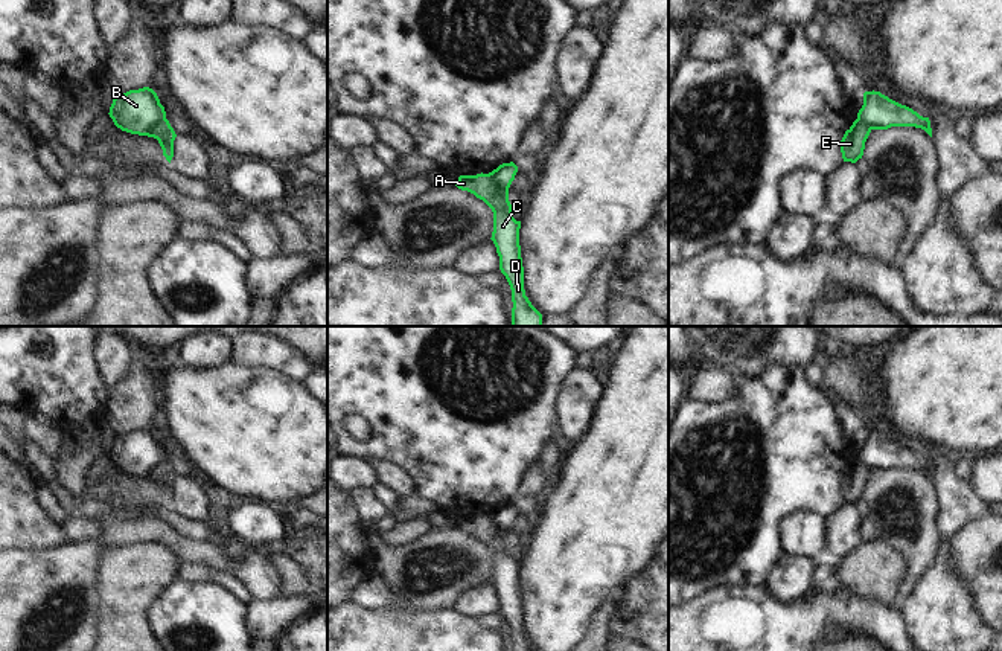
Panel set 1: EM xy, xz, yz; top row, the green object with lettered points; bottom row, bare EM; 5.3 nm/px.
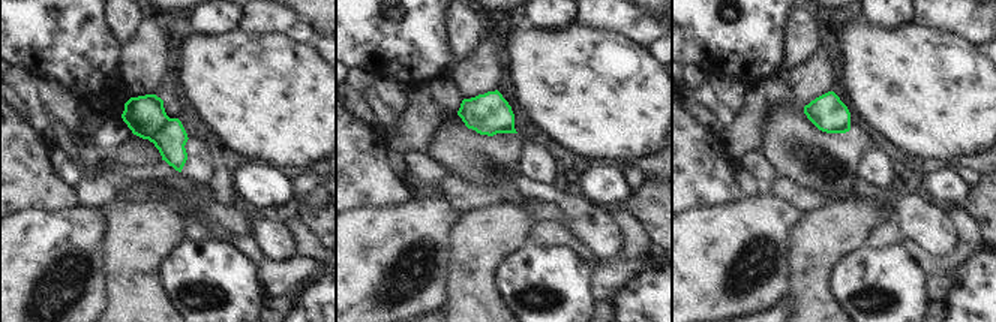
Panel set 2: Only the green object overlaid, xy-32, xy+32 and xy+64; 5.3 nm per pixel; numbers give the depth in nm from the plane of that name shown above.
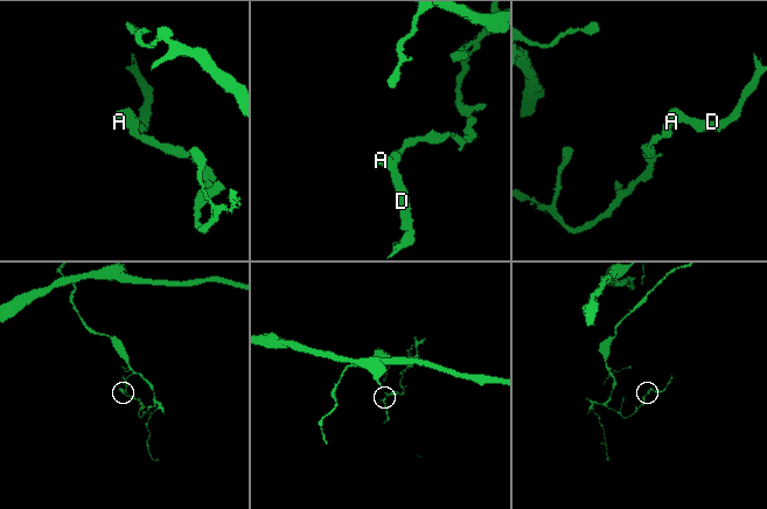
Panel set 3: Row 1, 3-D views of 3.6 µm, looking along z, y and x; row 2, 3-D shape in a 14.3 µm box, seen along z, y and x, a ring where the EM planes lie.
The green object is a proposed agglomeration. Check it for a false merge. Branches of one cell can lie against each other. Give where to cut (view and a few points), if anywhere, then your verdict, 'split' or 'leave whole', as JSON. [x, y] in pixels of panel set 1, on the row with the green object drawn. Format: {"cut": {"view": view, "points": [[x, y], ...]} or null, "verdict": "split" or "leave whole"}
{"cut": {"view": "xy", "points": [[165, 118], [156, 122], [145, 134]]}, "verdict": "split"}

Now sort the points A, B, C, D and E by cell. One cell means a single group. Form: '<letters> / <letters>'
A B C D / E

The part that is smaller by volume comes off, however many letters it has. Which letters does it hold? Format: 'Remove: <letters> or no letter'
Remove: A, B, C, D

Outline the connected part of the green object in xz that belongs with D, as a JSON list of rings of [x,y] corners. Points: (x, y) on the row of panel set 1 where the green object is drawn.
[[[489,174],[460,175],[455,186],[483,200],[493,212],[492,241],[499,256],[499,270],[512,290],[512,326],[542,326],[542,314],[531,305],[524,290],[524,267],[519,245],[521,221],[512,215],[509,191]]]

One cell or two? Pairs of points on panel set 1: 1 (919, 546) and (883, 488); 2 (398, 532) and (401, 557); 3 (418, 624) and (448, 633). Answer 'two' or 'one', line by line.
1: one
2: two
3: one

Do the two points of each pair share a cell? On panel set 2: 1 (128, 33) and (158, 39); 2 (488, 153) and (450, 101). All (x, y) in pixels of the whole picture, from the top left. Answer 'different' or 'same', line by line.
1: different
2: different

